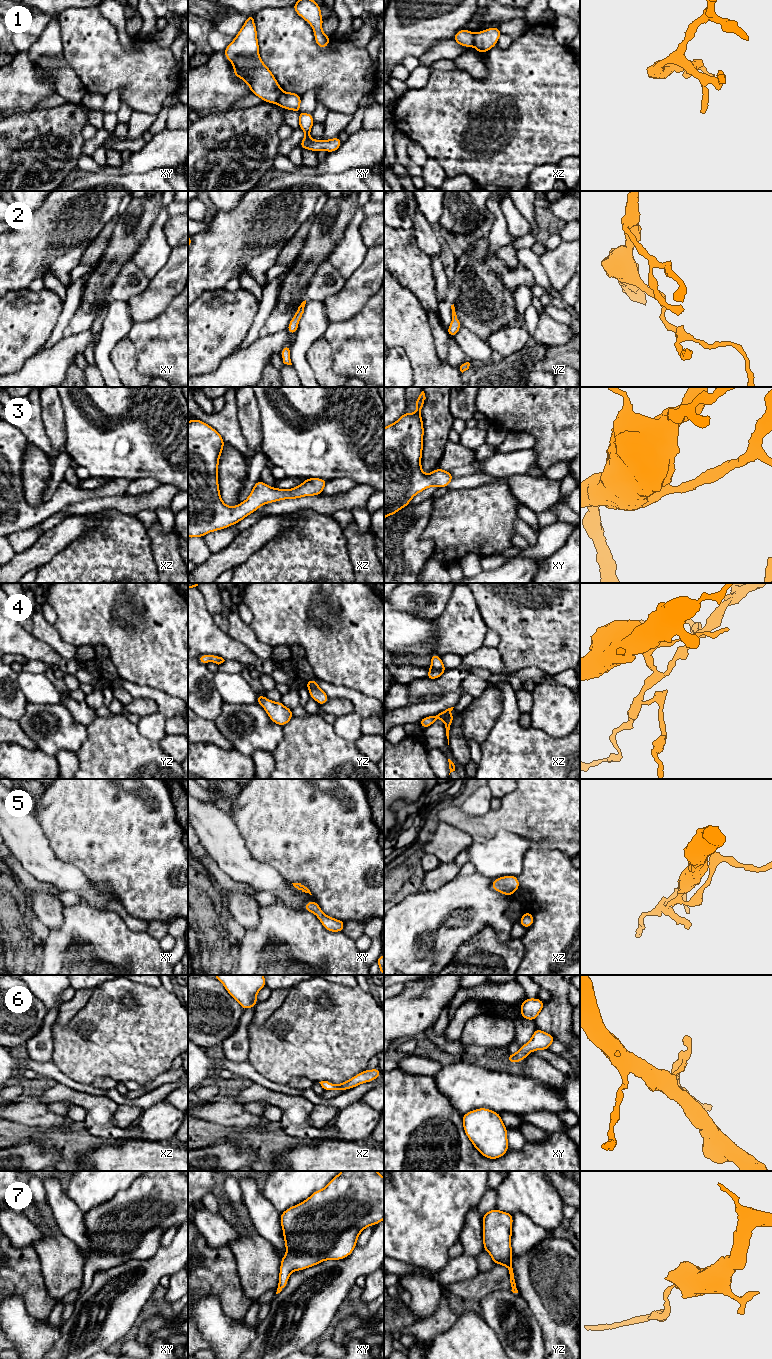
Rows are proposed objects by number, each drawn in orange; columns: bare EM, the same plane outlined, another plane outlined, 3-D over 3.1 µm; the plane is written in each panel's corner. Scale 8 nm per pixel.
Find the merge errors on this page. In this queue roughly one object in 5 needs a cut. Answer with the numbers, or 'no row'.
1

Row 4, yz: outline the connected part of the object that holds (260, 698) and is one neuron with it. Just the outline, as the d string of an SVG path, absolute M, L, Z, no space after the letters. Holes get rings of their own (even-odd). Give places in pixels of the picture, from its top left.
M258 694L256 702L265 709L271 721L282 727L293 718L292 709L285 707L281 701L273 702Z

